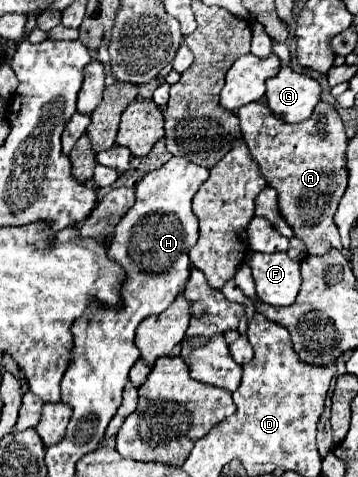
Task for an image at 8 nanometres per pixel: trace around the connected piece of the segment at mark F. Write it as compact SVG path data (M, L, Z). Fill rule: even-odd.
M253 253L247 265L255 279L257 297L269 305L291 305L297 297L299 263L287 253Z

